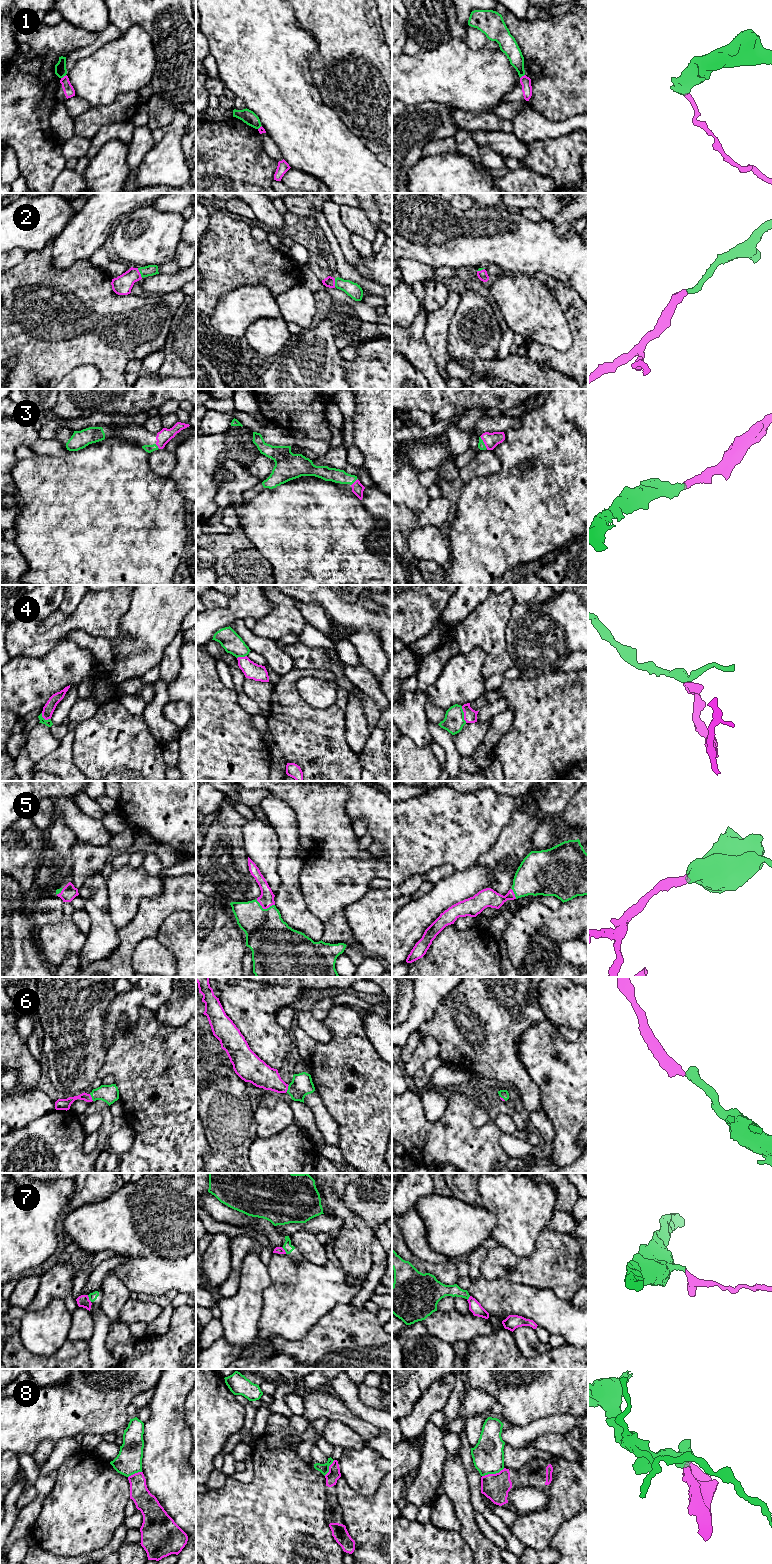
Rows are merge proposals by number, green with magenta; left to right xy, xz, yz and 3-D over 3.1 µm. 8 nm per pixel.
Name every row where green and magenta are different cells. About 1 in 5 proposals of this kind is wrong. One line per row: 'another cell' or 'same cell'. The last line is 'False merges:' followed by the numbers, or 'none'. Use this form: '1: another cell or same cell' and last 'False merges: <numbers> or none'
1: another cell
2: same cell
3: same cell
4: another cell
5: same cell
6: same cell
7: another cell
8: another cell
False merges: 1, 4, 7, 8

